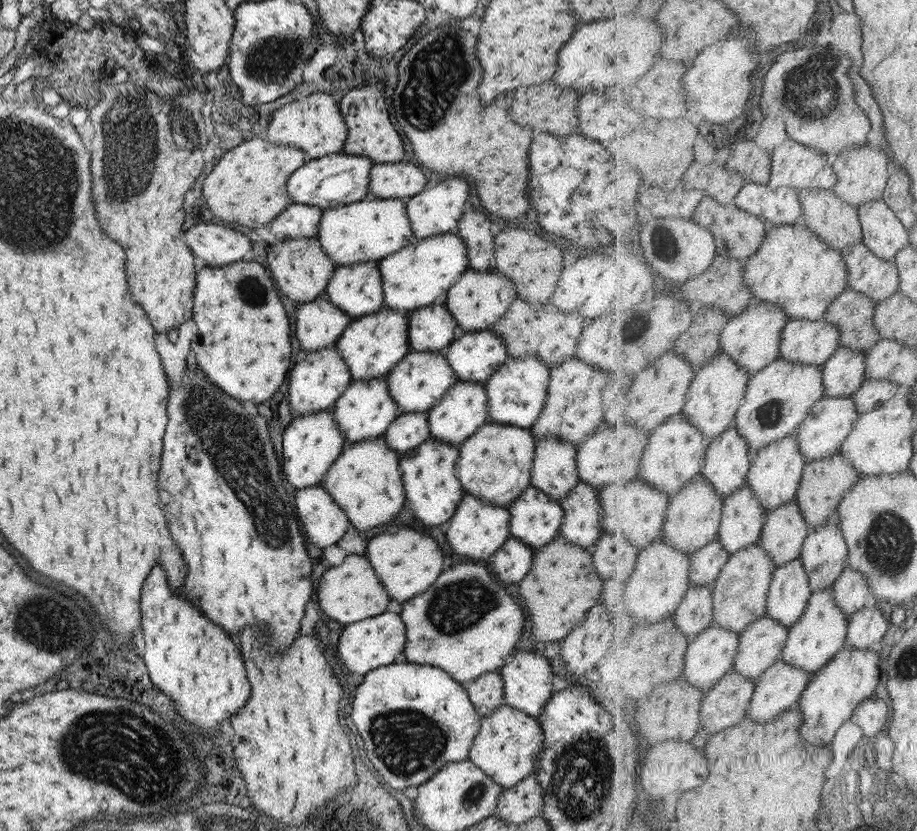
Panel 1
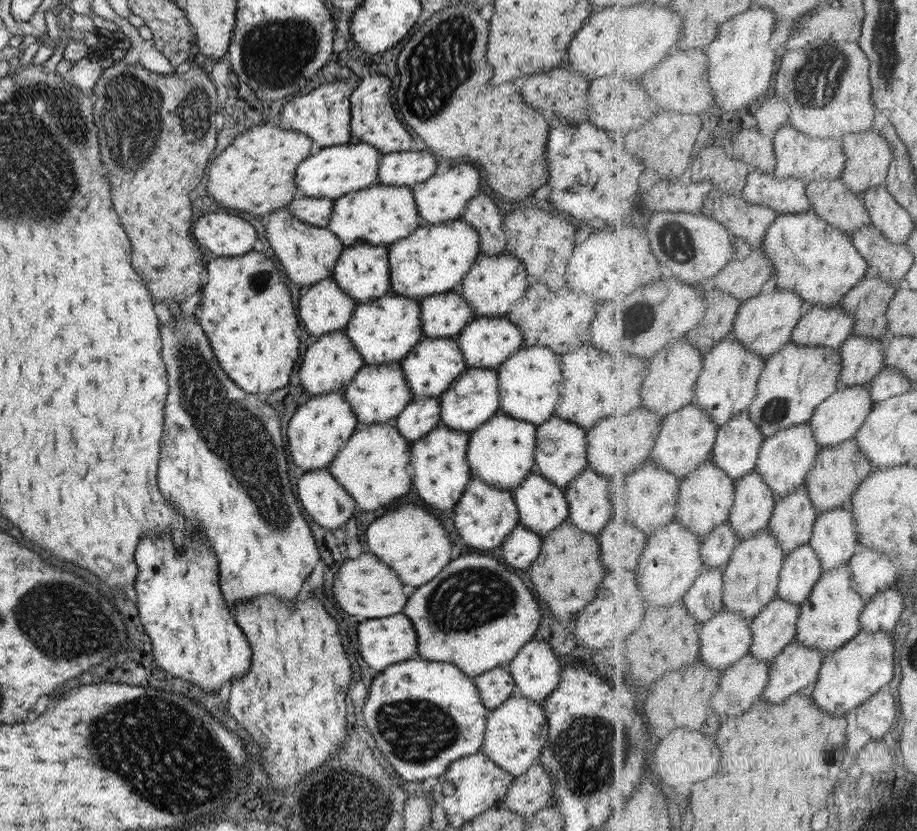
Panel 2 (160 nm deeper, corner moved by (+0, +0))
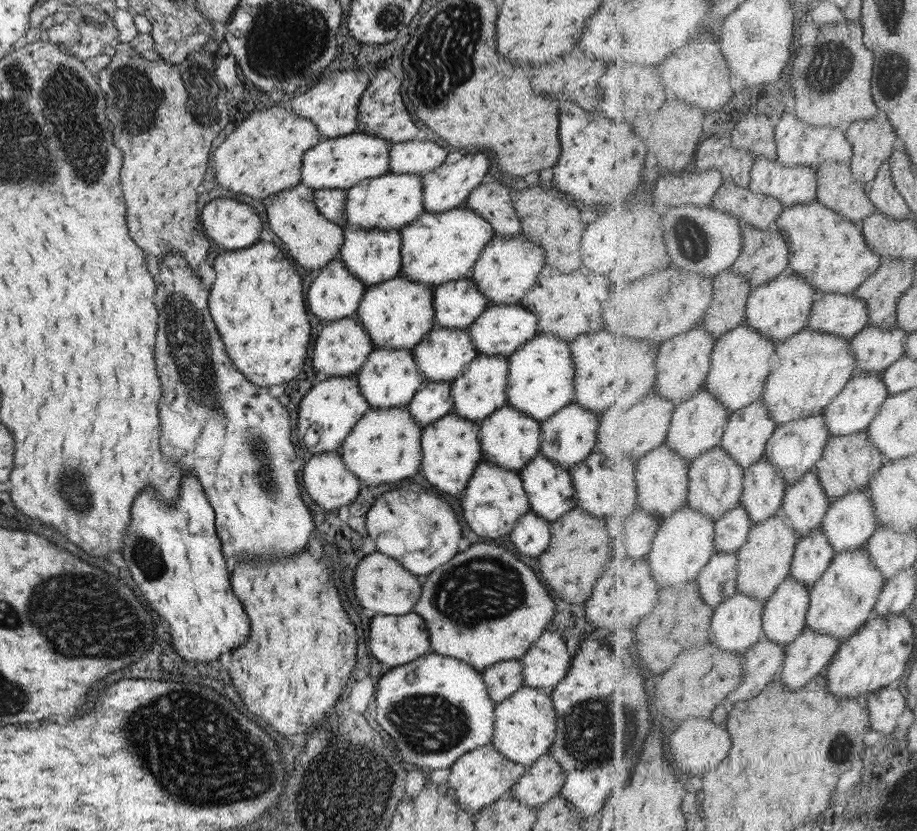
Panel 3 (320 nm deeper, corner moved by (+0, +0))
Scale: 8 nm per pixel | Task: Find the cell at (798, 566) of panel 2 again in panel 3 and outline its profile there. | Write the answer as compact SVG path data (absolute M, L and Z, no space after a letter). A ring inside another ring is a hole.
M823 526L814 528L809 536L797 543L790 576L813 588L825 574L836 553Z

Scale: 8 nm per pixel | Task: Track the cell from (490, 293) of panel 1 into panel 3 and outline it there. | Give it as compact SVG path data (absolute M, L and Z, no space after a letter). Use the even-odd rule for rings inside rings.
M519 233L505 238L495 238L483 247L469 274L469 280L477 285L479 292L489 304L518 304L521 297L533 286L545 265L542 248L525 240Z

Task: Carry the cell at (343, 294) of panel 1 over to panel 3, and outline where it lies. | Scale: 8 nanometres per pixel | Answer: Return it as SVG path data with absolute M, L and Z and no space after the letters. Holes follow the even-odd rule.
M345 227L343 231L343 245L337 258L349 269L349 272L363 283L365 288L377 283L391 280L400 274L401 266L401 236L398 230L366 229L361 227Z

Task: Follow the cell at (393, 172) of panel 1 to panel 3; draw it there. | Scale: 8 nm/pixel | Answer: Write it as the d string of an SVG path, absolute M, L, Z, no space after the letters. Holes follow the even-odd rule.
M421 136L405 142L393 143L388 154L388 170L394 173L423 176L443 163L447 153L448 149Z

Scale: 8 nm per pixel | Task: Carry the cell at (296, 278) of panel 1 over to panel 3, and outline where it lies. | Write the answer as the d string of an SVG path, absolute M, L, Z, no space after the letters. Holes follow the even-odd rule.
M299 182L291 188L280 190L271 196L271 204L267 206L267 224L281 244L285 246L287 256L295 264L303 266L315 274L331 259L337 258L340 246L343 245L343 231L333 222L325 220L315 210L314 190Z

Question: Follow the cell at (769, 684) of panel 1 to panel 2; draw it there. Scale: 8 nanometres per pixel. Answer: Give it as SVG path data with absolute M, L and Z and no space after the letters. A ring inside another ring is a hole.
M793 641L771 662L769 686L762 700L783 703L793 694L809 691L818 681L823 663L819 649Z

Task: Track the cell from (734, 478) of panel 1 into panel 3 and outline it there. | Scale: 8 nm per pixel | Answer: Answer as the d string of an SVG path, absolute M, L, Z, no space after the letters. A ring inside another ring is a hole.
M763 398L731 413L722 447L743 467L749 468L766 454L769 439L779 424L772 419Z

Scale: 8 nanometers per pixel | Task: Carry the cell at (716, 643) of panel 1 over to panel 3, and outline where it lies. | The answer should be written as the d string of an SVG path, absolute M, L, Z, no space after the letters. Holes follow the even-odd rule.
M738 592L714 609L711 637L723 649L745 653L765 636L765 602Z

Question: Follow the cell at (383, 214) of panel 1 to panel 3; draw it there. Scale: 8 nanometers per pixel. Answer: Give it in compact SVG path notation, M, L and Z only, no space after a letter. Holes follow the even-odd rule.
M387 171L385 174L372 179L362 180L346 190L345 202L345 227L361 227L366 229L393 229L400 232L400 228L411 224L424 211L422 202L422 182L421 176L412 174L401 174Z

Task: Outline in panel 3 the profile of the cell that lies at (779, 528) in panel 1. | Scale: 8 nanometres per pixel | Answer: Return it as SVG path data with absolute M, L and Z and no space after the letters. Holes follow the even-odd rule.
M813 470L802 476L799 482L788 485L780 513L796 528L801 540L801 538L809 536L814 528L821 526L825 515L832 506L832 501L825 492L819 473L817 470Z

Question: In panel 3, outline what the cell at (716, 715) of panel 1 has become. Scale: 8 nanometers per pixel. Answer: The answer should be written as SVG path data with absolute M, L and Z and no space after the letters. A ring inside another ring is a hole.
M764 636L757 644L745 652L744 680L737 691L733 691L727 700L735 705L756 698L777 680L786 659L786 646L777 644Z

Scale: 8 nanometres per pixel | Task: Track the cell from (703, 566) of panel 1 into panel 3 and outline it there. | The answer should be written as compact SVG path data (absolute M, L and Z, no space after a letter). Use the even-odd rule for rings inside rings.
M743 504L726 512L716 522L717 552L735 553L745 546L753 524L749 511Z

